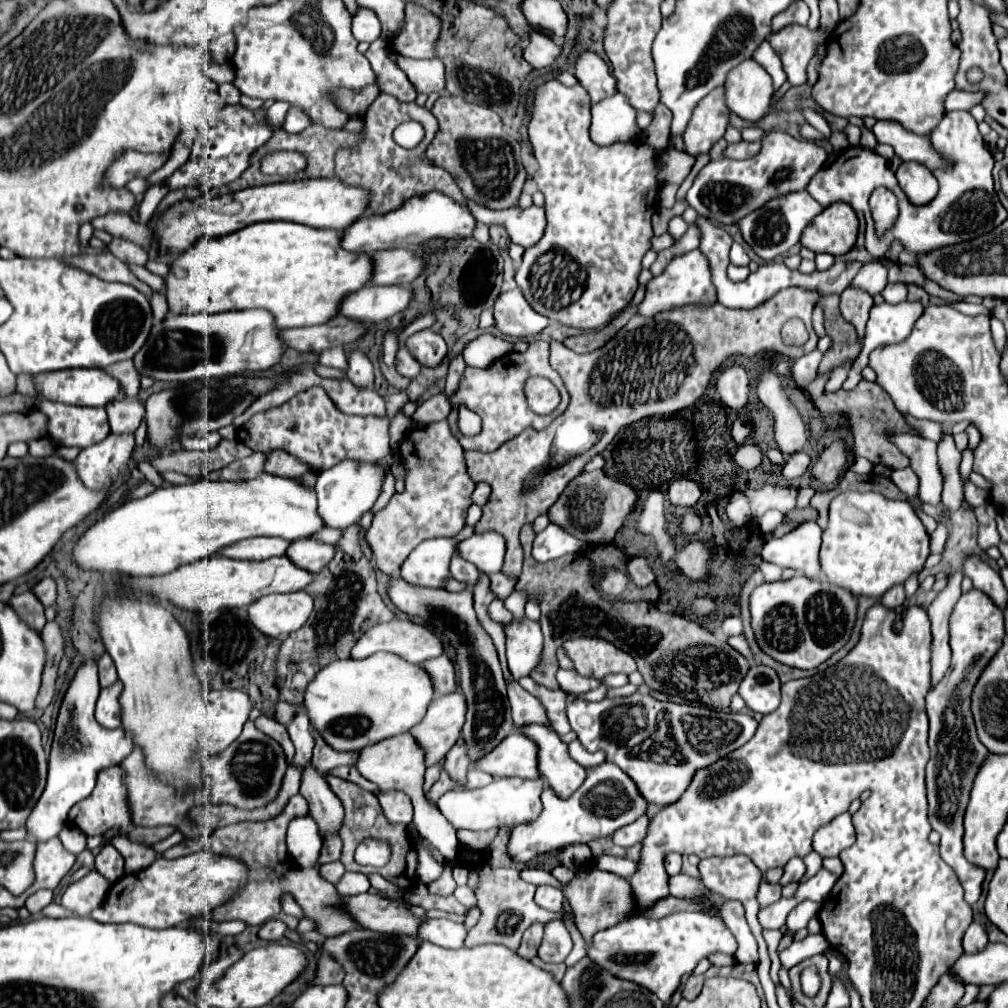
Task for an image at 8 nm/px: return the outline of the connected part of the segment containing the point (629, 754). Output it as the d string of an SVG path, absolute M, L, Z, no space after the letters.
M633 693L629 697L603 699L599 703L585 703L581 699L571 699L567 705L567 717L571 721L573 731L579 733L579 741L587 751L605 751L607 761L617 763L631 779L637 781L639 791L647 799L647 803L667 805L677 801L687 787L691 785L693 775L699 769L705 769L719 759L727 757L741 745L745 745L757 729L757 721L745 713L723 713L699 705L677 705L677 703L661 703L649 695Z

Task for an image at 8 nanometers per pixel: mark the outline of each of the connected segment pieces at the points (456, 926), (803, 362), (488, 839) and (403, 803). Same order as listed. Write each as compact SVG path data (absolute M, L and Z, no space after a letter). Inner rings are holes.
M427 919L421 925L421 941L431 941L441 947L459 949L467 937L467 929L463 923L455 923L451 919Z
M819 349L795 359L793 367L791 367L791 375L793 375L793 381L797 383L797 387L807 387L815 377L817 377L817 367L823 359L823 353Z
M495 828L487 831L470 831L466 829L459 829L456 831L460 842L479 852L484 852L487 849L497 833L498 830Z
M383 791L379 797L379 803L381 803L381 809L385 813L385 817L389 821L395 821L395 823L411 823L413 819L413 805L411 805L411 799L401 793L401 791Z

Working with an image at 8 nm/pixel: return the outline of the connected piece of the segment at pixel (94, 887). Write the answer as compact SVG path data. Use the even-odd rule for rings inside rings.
M91 871L83 879L71 883L67 887L67 891L63 893L61 905L75 911L75 915L79 915L79 917L85 917L97 905L101 905L109 887L111 887L111 883L105 877L101 877L97 871Z

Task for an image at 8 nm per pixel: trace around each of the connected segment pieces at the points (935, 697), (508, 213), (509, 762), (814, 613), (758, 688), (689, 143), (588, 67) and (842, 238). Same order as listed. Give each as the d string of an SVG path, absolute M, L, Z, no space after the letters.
M971 589L961 595L949 617L949 647L951 647L951 669L947 677L925 697L925 711L929 717L929 747L931 759L927 763L927 801L929 801L929 821L931 827L941 835L941 859L957 873L965 901L973 905L981 895L981 883L985 871L963 857L963 813L969 801L971 781L987 757L987 749L977 739L975 723L969 711L971 689L985 669L987 661L995 655L995 649L1003 643L1003 611L991 603L991 599L979 591Z
M467 201L469 211L473 217L485 225L503 225L507 235L511 237L513 243L531 247L533 241L539 241L543 235L543 229L547 225L545 221L545 209L531 205L527 209L521 207L511 207L505 211L491 211L483 205L475 205L473 201Z
M517 731L507 735L495 749L479 757L473 767L493 777L539 777L535 743Z
M793 577L789 581L759 585L749 597L749 613L757 645L763 653L789 667L815 669L849 639L855 625L857 601L837 585Z
M755 665L747 671L739 685L739 695L749 709L757 713L771 713L781 701L781 681L771 667Z
M725 87L713 89L693 109L691 121L683 133L689 155L707 153L715 141L725 135L729 125L729 107L725 103Z
M583 51L575 61L575 73L577 81L587 89L591 103L601 101L603 97L609 97L611 93L617 93L615 79L609 71L609 65L605 59L601 59L593 51Z
M837 201L825 207L811 225L803 231L801 245L815 253L831 253L843 255L847 253L855 241L859 231L859 219L851 205Z

